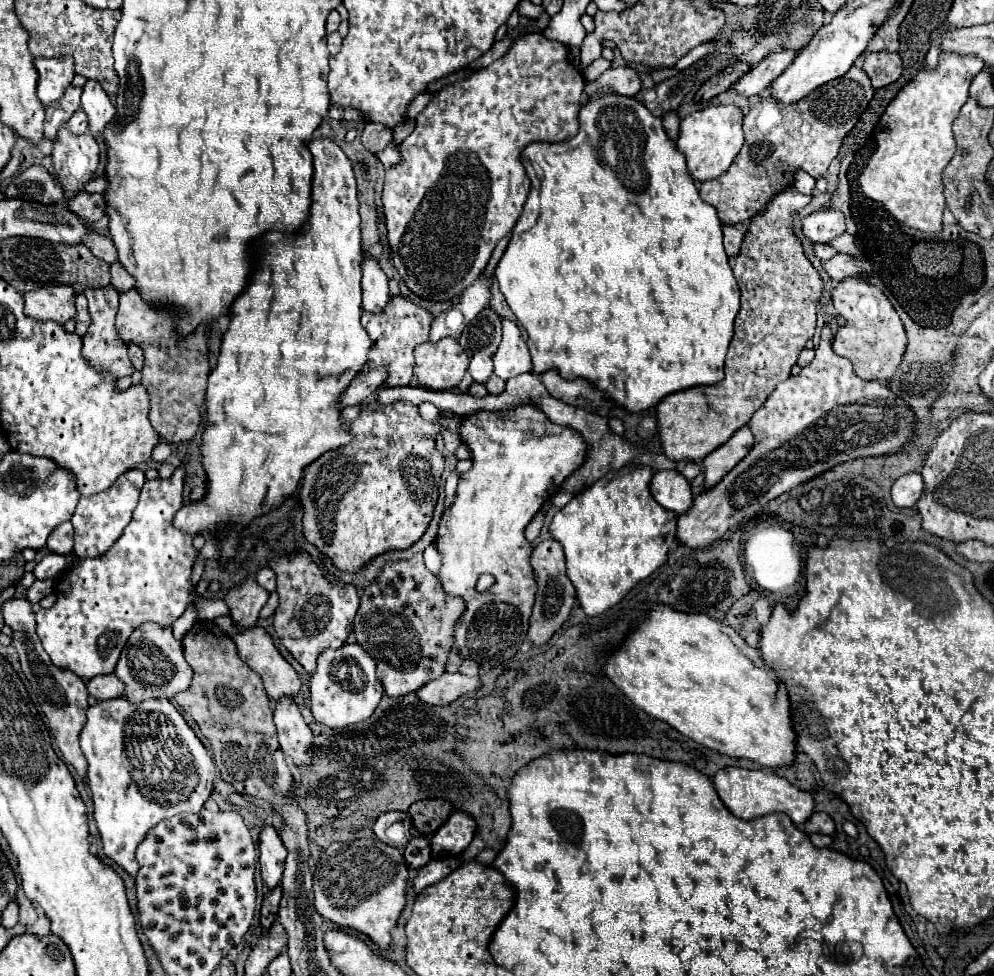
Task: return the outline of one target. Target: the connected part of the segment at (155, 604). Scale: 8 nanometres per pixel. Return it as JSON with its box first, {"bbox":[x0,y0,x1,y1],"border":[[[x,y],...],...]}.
{"bbox":[36,468,198,680],"border":[[[176,468],[168,480],[146,480],[140,502],[132,514],[132,522],[116,544],[100,558],[80,560],[80,566],[70,570],[56,586],[56,604],[48,610],[36,612],[36,634],[50,656],[52,666],[60,670],[72,670],[82,680],[90,680],[98,674],[112,674],[118,656],[132,634],[132,630],[144,622],[156,622],[172,626],[178,616],[186,610],[190,598],[190,572],[198,552],[192,548],[192,536],[172,526],[174,514],[182,508],[182,486],[184,470]]]}

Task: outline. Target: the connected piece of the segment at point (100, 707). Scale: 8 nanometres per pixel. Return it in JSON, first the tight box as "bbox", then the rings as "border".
{"bbox":[80,698,216,878],"border":[[[116,698],[90,706],[80,746],[88,760],[88,786],[94,796],[102,852],[136,878],[134,852],[148,832],[160,820],[180,812],[200,812],[210,798],[216,776],[214,760],[178,708],[164,698],[140,704]]]}

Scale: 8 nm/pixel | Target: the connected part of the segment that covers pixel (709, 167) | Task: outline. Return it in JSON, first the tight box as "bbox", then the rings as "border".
{"bbox":[676,106,744,182],"border":[[[706,106],[702,110],[696,110],[688,114],[680,122],[680,136],[676,142],[676,148],[686,156],[688,172],[696,182],[706,182],[722,176],[734,158],[738,156],[744,136],[742,136],[742,118],[744,114],[736,106]]]}

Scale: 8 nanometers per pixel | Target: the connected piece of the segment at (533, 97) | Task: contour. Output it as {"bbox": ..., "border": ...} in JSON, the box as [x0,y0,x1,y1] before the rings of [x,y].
{"bbox":[382,34,584,302],"border":[[[528,34],[528,36],[520,38],[506,56],[492,62],[488,68],[480,68],[480,70],[472,72],[470,76],[466,76],[464,80],[458,80],[458,82],[448,84],[442,90],[434,92],[432,100],[416,116],[416,126],[414,126],[412,134],[408,138],[404,138],[402,144],[398,144],[398,152],[400,152],[402,160],[400,160],[400,164],[390,166],[386,170],[384,190],[382,190],[382,206],[384,206],[386,226],[388,226],[388,240],[390,240],[390,248],[392,248],[394,268],[400,274],[400,278],[404,280],[404,284],[410,288],[410,292],[414,292],[416,296],[428,298],[428,300],[434,300],[434,302],[444,302],[444,300],[452,300],[454,296],[460,296],[462,290],[466,290],[466,286],[470,286],[484,272],[496,242],[502,236],[512,232],[518,216],[522,214],[522,206],[524,206],[526,196],[530,192],[530,180],[528,180],[526,170],[520,162],[522,150],[532,142],[556,144],[556,142],[564,142],[564,140],[576,136],[576,132],[578,132],[578,112],[580,112],[580,106],[582,106],[584,76],[582,76],[582,72],[574,70],[568,64],[566,52],[568,50],[566,50],[564,44],[548,40],[542,34]]]}

